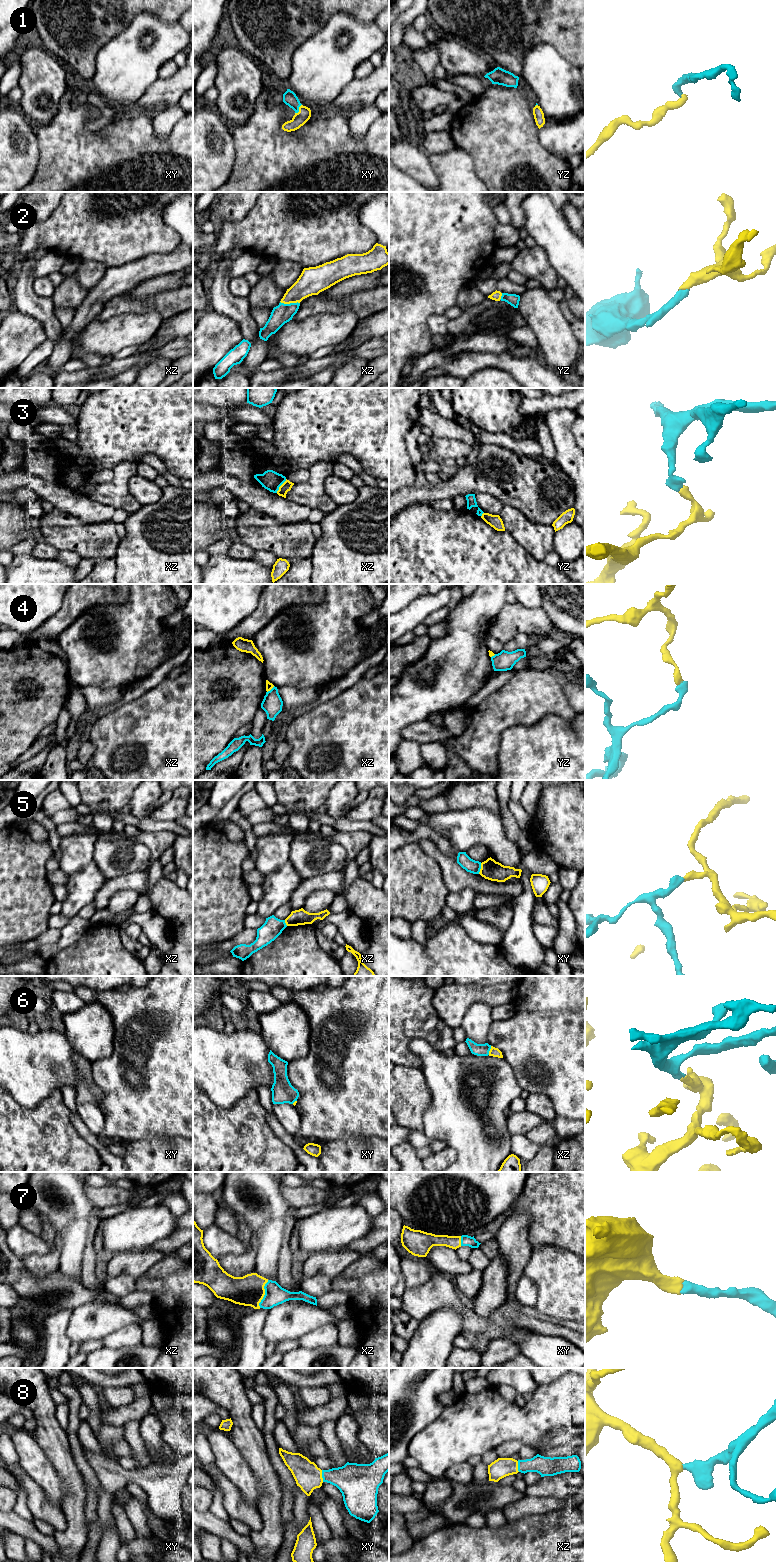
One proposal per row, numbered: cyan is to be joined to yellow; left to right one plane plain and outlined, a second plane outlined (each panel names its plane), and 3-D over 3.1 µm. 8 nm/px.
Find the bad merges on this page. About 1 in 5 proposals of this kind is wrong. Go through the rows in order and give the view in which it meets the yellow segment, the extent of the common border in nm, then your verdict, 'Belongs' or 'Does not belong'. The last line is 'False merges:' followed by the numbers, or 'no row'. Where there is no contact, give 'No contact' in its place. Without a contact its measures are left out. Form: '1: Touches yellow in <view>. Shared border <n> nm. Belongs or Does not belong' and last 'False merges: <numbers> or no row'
1: Touches yellow in xy. Shared border 90 nm. Belongs
2: Touches yellow in xz. Shared border 160 nm. Belongs
3: Touches yellow in xz. Shared border 140 nm. Does not belong
4: Touches yellow in xz. Shared border 80 nm. Does not belong
5: Touches yellow in xy. Shared border 90 nm. Does not belong
6: Touches yellow in xz. Shared border 80 nm. Belongs
7: Touches yellow in xz. Shared border 240 nm. Belongs
8: Touches yellow in xy. Shared border 100 nm. Belongs
False merges: 3, 4, 5

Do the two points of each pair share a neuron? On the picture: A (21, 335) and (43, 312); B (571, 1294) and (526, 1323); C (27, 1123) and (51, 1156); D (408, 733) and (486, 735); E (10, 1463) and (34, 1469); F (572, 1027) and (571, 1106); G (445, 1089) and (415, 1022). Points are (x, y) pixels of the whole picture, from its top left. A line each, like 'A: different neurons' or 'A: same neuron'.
A: different neurons
B: different neurons
C: same neuron
D: different neurons
E: different neurons
F: same neuron
G: different neurons

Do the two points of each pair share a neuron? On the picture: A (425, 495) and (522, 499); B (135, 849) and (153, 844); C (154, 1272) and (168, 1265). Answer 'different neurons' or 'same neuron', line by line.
A: same neuron
B: different neurons
C: same neuron

